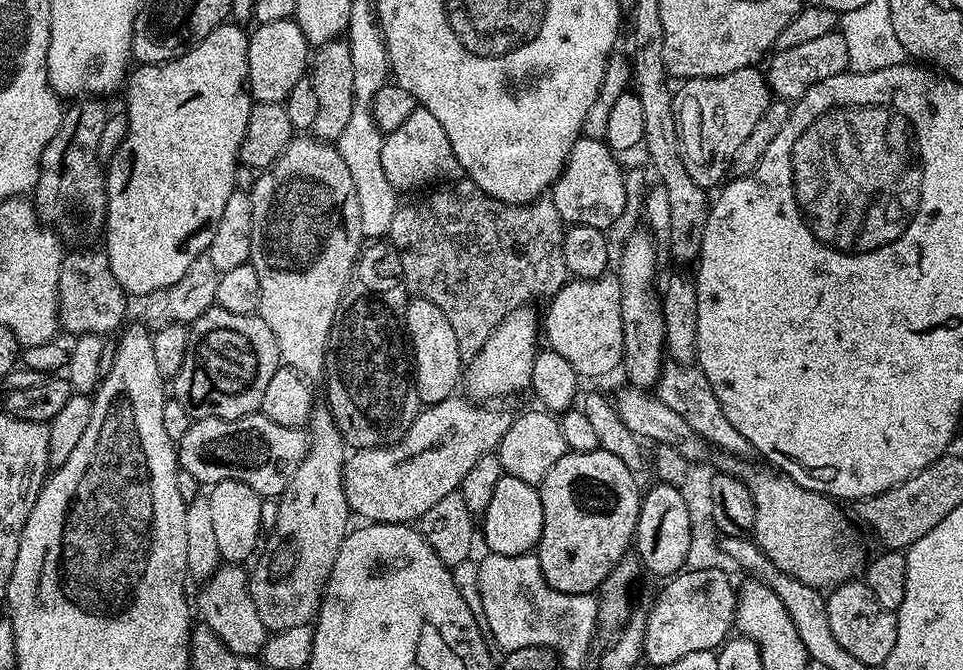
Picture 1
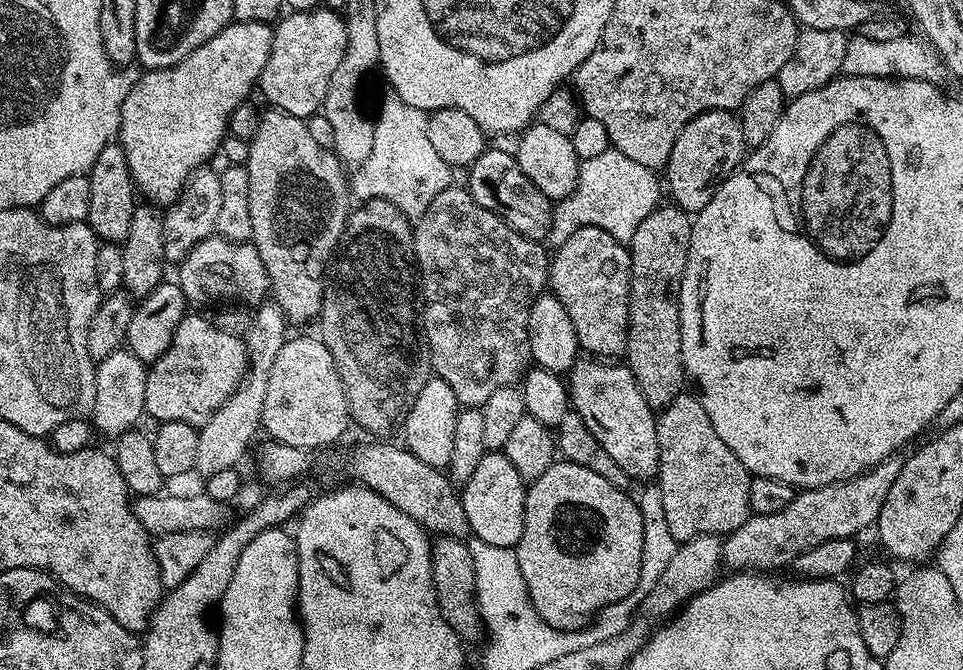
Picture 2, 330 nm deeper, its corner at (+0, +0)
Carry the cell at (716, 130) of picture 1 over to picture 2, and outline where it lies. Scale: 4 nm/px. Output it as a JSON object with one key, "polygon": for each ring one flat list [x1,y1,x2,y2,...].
{"polygon":[[703,112,698,114,690,123,680,131,674,142,674,150,670,150,670,158,666,165,668,172,668,184,666,180,666,192,674,201,676,207,683,212,695,214,700,212,714,198,717,188,727,176,731,176,740,167,746,155,744,135,740,129,740,121,732,112]]}

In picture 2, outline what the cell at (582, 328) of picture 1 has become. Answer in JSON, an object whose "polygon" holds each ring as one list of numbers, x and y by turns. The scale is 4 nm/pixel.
{"polygon":[[583,228,570,234,550,256,551,295,566,306,581,349,592,358,620,358,628,351,628,283,632,277,629,249,606,230]]}

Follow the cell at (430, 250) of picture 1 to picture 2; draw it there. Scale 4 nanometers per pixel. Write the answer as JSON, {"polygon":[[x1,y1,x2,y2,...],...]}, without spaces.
{"polygon":[[449,186,446,190,442,190,442,194,438,194,438,198,434,198,434,202,430,202,430,206,426,210,426,214,422,214,419,220,415,221,414,231,412,237,414,238,414,250,416,251,416,266,418,269,419,279,422,281,422,335,428,342,428,353,432,359,432,370,433,373,439,379,445,380,450,386,450,390,454,390,456,395,456,401,462,406,483,406,486,402,486,398,490,398,490,394,494,394,494,390,498,390,502,386,513,386,523,377,526,369,530,364,530,357,528,355,528,315,530,314,530,306,536,301,536,297,541,295,545,291,546,285,548,284,548,269,550,267,550,256,546,251,544,253,545,245,535,240,528,240,522,234,518,234,514,229,510,227,498,214,494,214,490,210,486,210,482,206,478,206,478,202,474,202,472,195,468,193,467,187,460,186]]}

